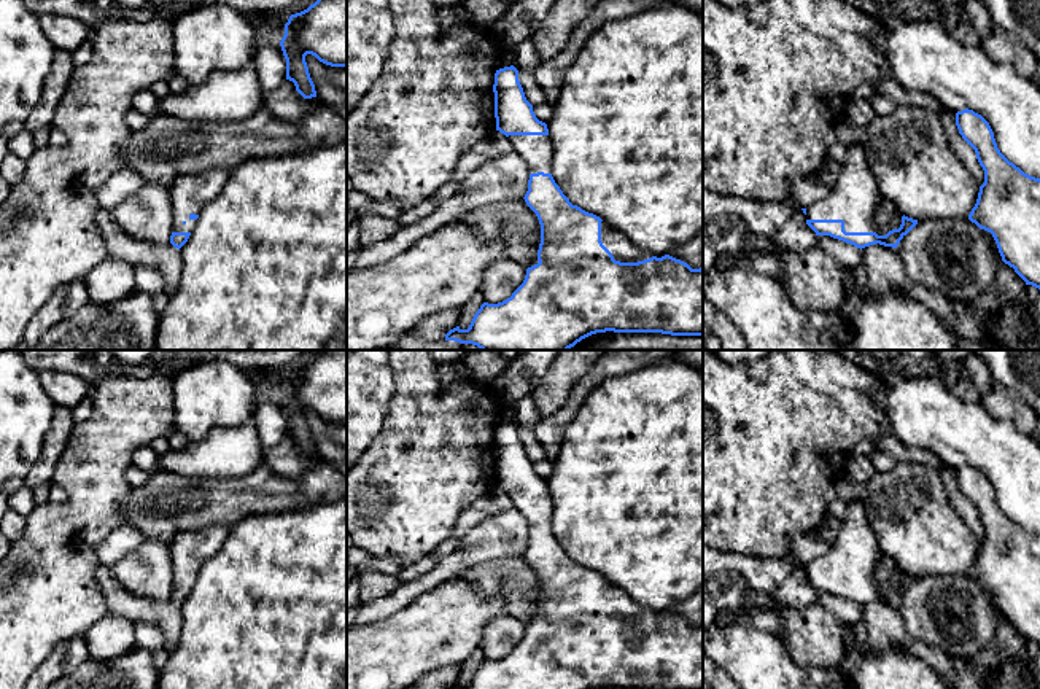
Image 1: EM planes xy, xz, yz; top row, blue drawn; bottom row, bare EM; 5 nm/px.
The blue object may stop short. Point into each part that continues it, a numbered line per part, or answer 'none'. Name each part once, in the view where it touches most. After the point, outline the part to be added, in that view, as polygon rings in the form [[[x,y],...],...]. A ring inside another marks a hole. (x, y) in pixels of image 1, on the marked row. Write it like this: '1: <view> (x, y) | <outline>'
1: xz (622, 250) | [[[601,221],[601,242],[612,253],[615,261],[638,263],[649,259],[647,251],[634,247],[623,234],[612,229],[606,221]]]

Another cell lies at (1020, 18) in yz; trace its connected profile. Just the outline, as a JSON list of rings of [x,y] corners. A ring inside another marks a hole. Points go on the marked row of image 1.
[[[980,0],[995,29],[1013,35],[1040,62],[1040,0]]]

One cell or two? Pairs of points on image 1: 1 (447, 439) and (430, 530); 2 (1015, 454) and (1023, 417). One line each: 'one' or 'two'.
1: one
2: two

